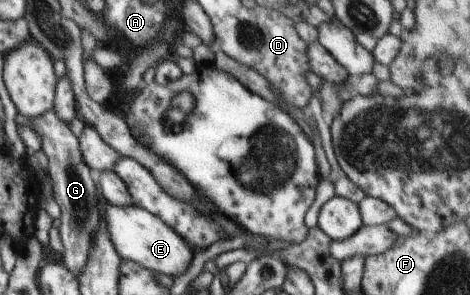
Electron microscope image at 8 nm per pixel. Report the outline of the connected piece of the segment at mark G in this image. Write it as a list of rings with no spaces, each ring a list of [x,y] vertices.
[[[54,110],[30,120],[35,124],[35,132],[43,140],[41,154],[48,157],[47,169],[53,180],[52,197],[61,206],[59,231],[65,247],[65,252],[62,253],[63,263],[78,277],[87,265],[92,237],[100,221],[96,175],[83,161],[78,137],[57,117]]]

